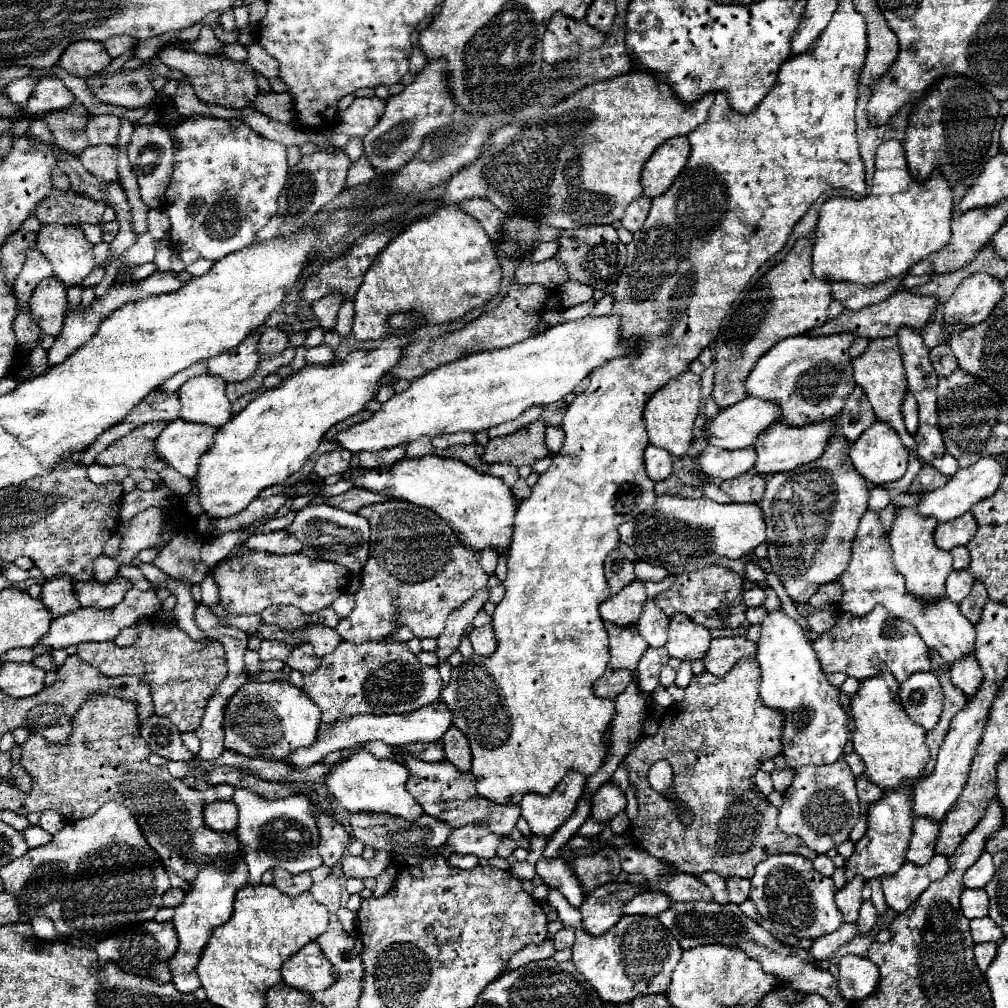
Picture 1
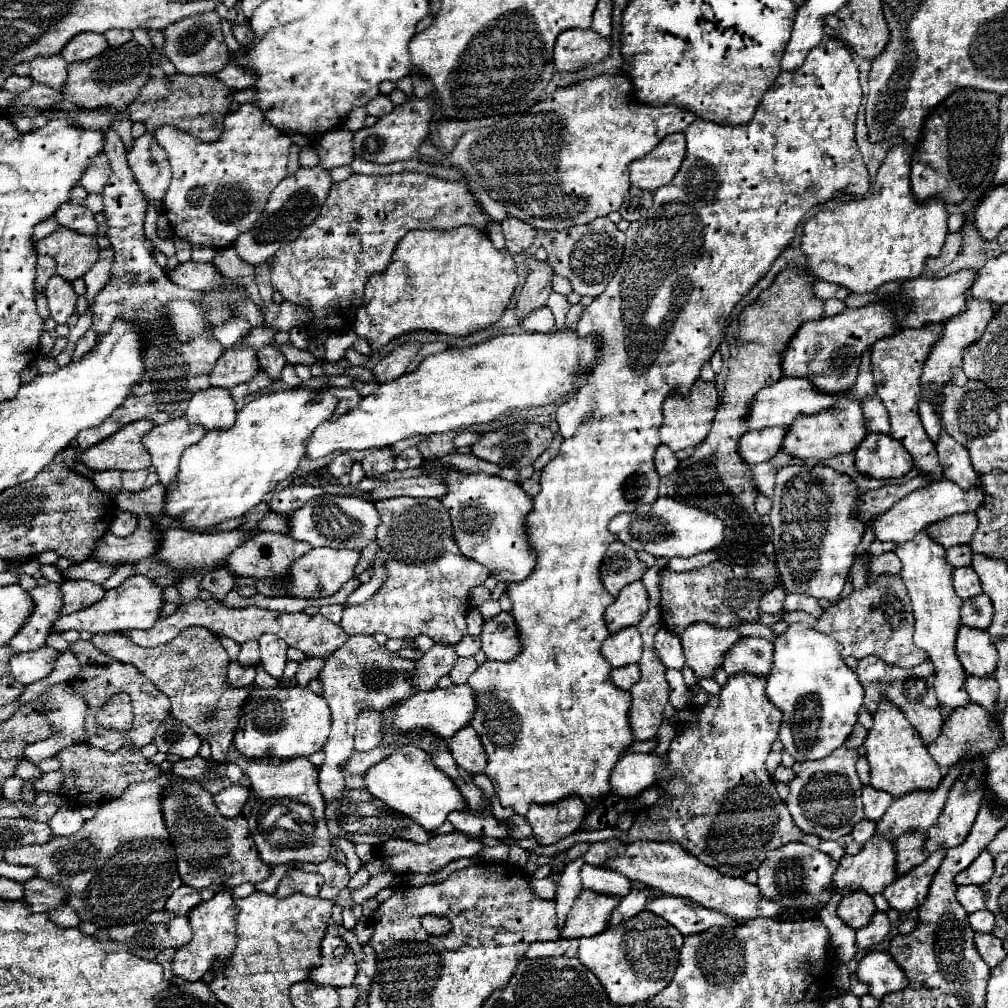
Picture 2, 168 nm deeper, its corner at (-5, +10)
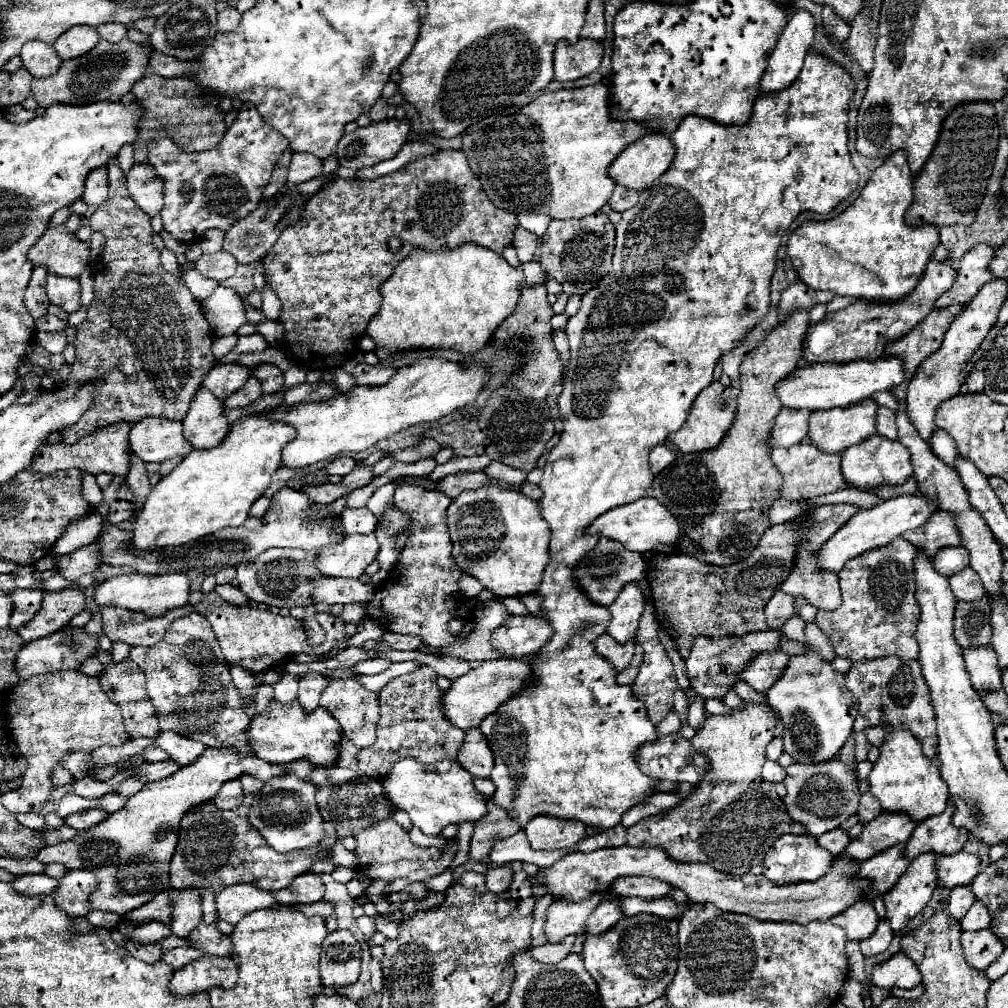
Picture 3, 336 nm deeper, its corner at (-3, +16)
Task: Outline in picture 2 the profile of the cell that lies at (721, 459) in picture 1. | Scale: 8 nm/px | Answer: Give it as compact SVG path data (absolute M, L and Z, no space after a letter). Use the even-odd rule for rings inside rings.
M771 426L763 430L751 430L739 440L739 454L747 464L759 464L771 460L783 446L783 438L789 426Z

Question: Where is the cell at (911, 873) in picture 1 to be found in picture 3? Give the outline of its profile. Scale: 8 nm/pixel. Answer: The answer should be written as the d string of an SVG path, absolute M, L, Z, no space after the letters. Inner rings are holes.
M925 852L917 856L897 884L883 894L887 920L893 932L903 930L931 900L937 888L937 854Z

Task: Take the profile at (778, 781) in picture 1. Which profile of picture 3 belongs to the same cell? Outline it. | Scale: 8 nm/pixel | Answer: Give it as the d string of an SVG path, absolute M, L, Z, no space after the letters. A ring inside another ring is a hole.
M767 760L763 766L763 778L769 782L781 782L785 778L785 770L777 762Z

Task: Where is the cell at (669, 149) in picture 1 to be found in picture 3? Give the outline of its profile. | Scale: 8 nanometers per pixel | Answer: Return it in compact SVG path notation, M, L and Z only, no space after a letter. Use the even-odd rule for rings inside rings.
M657 132L627 146L611 164L609 174L621 186L645 190L671 166L673 158L675 146L671 144L671 138Z

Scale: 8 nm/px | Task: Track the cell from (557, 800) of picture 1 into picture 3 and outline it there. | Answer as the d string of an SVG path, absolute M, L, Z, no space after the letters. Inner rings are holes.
M533 816L525 834L533 850L557 850L557 848L573 848L585 834L585 824L575 820L561 820L553 816Z

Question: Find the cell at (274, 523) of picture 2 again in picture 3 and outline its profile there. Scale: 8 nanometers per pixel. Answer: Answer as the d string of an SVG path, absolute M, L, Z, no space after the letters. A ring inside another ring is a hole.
M133 456L131 458L131 470L127 474L127 486L131 488L131 492L135 494L135 516L123 524L111 524L111 522L103 522L103 542L101 542L101 556L105 564L113 564L113 566L123 566L129 564L133 566L137 572L141 574L169 574L169 572L183 572L187 574L189 582L195 582L201 576L209 576L209 574L217 574L219 570L227 568L227 566L237 566L243 562L253 562L257 560L257 556L273 546L285 546L285 548L301 548L301 550L313 550L319 552L319 548L329 546L329 544L337 544L343 540L343 536L333 530L329 524L321 524L321 520L325 520L325 516L329 514L337 514L341 512L341 508L345 508L347 500L339 498L329 506L319 506L319 504L309 504L309 500L305 500L305 496L297 490L291 488L281 488L273 498L271 498L271 506L267 510L267 514L263 518L247 518L243 526L237 528L225 528L221 532L215 532L213 536L205 536L201 540L183 544L183 546L167 546L167 548L159 548L159 550L151 550L151 552L141 552L137 554L131 546L133 542L133 520L137 518L137 514L141 512L141 506L145 504L149 492L151 492L151 484L149 478L145 474L145 464Z

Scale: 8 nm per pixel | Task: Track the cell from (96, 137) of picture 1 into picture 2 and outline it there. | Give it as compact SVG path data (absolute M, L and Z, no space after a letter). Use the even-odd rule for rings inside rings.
M107 130L107 140L105 140L105 156L109 158L111 164L111 178L109 184L103 188L103 214L105 214L105 224L107 224L107 238L111 242L111 248L115 250L113 256L113 266L111 266L111 278L107 286L95 296L93 300L93 324L91 330L97 336L107 334L115 318L125 318L133 326L139 326L143 330L143 338L147 342L143 344L143 362L145 362L145 372L143 378L131 388L131 394L127 396L127 402L103 422L103 426L95 426L95 430L83 430L79 438L75 440L81 450L87 450L101 442L103 438L115 434L123 426L137 422L137 420L151 420L153 424L163 424L171 418L179 418L187 410L187 402L191 400L191 394L209 388L209 374L215 366L215 362L223 354L223 346L213 338L211 328L207 328L201 336L193 338L191 342L179 342L171 330L167 330L167 316L163 314L163 306L169 300L189 300L195 302L197 306L203 306L201 294L197 290L187 290L175 286L169 278L167 272L155 262L151 242L145 238L143 232L143 222L145 222L145 212L147 212L147 200L143 198L129 166L127 166L127 152L125 146L115 130Z

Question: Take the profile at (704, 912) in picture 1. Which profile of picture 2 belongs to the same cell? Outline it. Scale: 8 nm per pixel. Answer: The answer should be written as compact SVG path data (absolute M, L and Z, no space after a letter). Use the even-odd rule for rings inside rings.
M661 896L651 902L647 902L645 910L659 914L667 922L671 922L675 928L681 930L683 936L697 934L701 930L709 930L711 926L727 926L733 924L733 918L727 918L725 914L719 914L715 910L707 910L703 906L693 904L687 898L677 896Z

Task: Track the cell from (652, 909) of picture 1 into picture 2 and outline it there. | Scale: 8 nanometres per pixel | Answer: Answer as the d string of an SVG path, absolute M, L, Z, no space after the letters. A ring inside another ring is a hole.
M631 890L631 894L627 898L621 898L619 906L613 910L613 914L609 918L609 924L617 926L619 922L633 918L635 914L639 914L639 912L645 910L645 904L649 900L653 900L653 896L651 896L649 890Z

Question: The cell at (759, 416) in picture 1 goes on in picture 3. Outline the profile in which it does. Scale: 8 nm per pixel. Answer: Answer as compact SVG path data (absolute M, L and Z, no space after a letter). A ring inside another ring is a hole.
M879 358L879 360L855 360L847 364L809 364L791 372L785 380L775 384L775 396L781 400L783 408L791 410L831 410L845 408L869 398L877 390L891 390L903 382L903 364L899 358Z

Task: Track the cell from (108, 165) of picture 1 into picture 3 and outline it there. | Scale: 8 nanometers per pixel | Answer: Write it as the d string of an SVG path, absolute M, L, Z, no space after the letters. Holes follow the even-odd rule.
M101 166L101 168L95 168L87 174L87 180L85 180L85 192L83 192L83 200L87 204L101 204L107 196L107 168Z

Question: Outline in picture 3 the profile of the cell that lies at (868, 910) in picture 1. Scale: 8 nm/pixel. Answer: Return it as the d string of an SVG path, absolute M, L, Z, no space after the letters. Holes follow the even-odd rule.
M879 920L877 930L869 938L861 940L859 944L861 944L861 950L863 950L865 956L875 956L875 954L883 952L889 946L891 938L893 938L893 930L889 928L889 922L887 920Z

